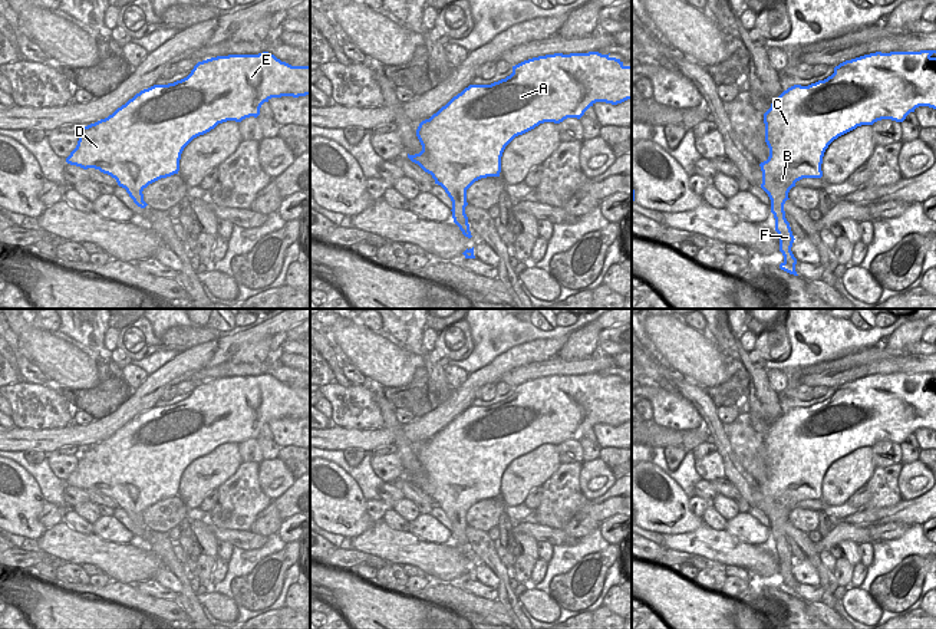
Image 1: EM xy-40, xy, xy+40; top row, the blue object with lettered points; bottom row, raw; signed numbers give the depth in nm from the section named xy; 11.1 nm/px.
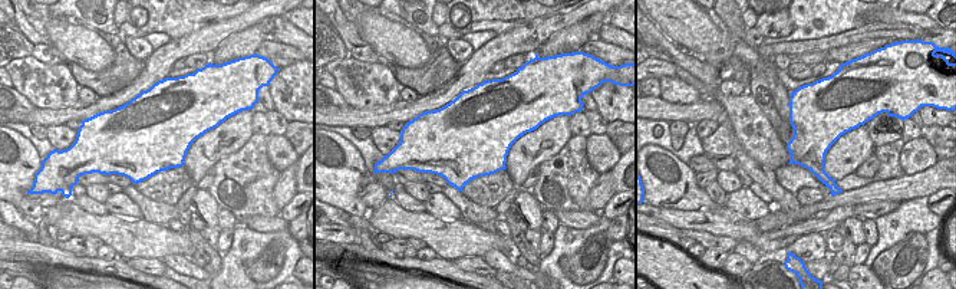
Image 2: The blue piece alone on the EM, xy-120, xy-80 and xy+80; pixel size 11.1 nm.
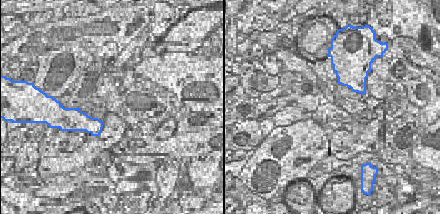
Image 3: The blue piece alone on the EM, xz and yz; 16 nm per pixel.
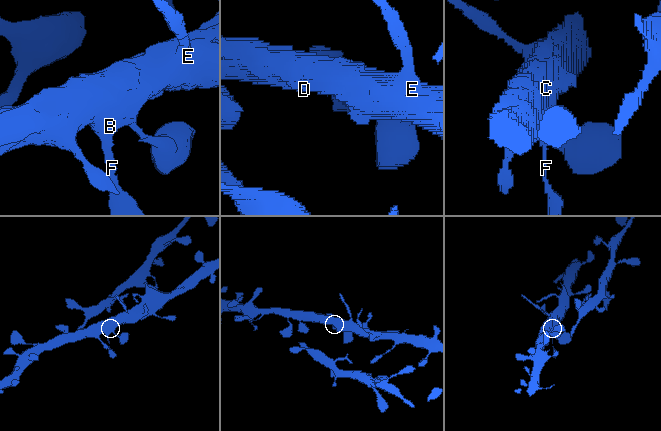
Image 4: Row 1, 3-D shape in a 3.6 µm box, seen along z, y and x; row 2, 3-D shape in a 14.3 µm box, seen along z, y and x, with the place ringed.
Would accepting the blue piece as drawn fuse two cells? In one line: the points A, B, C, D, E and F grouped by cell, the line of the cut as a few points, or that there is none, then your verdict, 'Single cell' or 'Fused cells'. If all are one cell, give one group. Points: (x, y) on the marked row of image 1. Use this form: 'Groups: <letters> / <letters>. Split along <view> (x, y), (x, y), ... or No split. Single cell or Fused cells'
Groups: A B C D E F. No split. Single cell.

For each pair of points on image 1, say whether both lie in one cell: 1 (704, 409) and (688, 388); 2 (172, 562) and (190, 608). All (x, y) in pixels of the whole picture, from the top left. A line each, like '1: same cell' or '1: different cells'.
1: same cell
2: same cell

